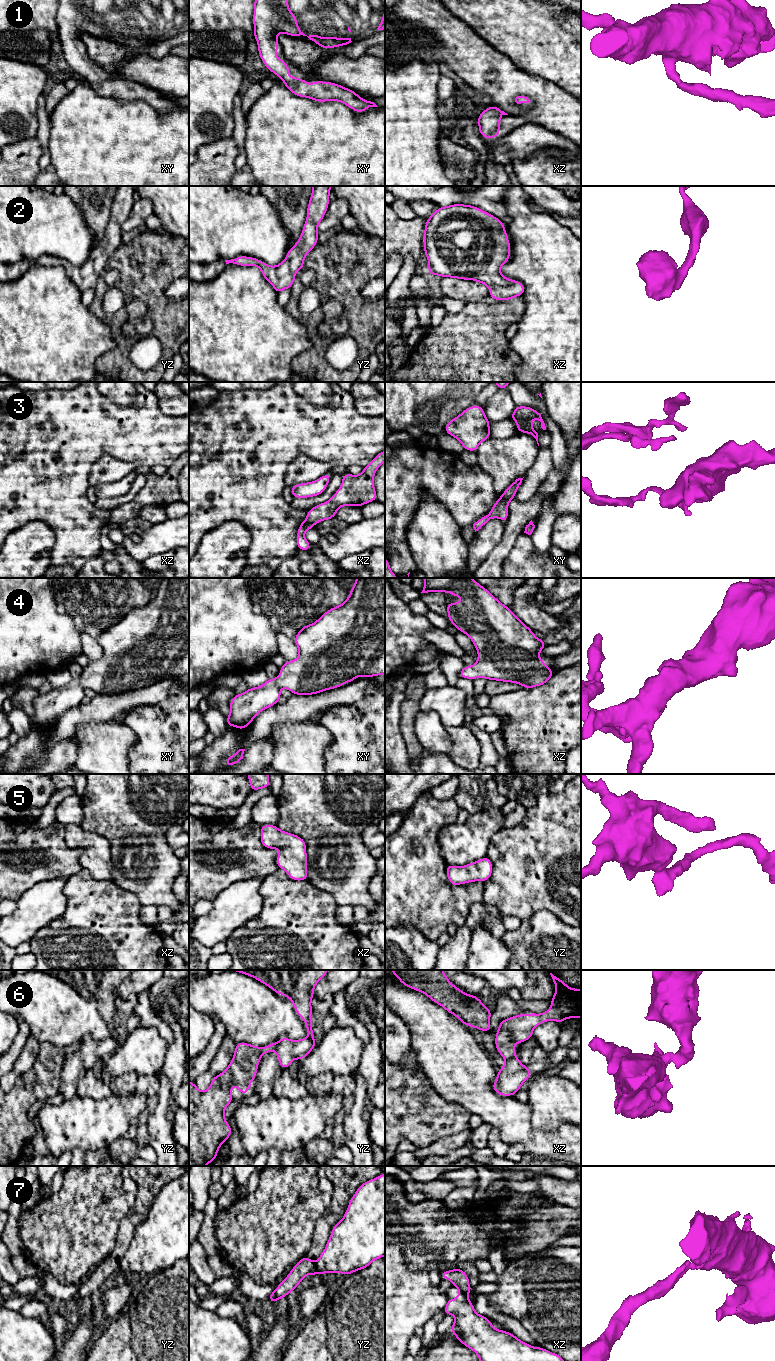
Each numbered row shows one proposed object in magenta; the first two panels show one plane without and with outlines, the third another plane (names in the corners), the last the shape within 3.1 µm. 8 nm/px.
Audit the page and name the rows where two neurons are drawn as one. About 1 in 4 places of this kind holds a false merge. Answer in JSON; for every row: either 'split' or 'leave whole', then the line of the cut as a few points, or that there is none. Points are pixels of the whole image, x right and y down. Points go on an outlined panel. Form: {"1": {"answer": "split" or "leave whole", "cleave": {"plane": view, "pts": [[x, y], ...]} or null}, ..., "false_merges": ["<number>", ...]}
{"1": {"answer": "leave whole", "cleave": null}, "2": {"answer": "leave whole", "cleave": null}, "3": {"answer": "split", "cleave": {"plane": "xz", "pts": [[304, 520], [313, 525]]}}, "4": {"answer": "leave whole", "cleave": null}, "5": {"answer": "leave whole", "cleave": null}, "6": {"answer": "split", "cleave": {"plane": "xz", "pts": [[514, 1056], [506, 1060]]}}, "7": {"answer": "leave whole", "cleave": null}, "false_merges": ["3", "6"]}

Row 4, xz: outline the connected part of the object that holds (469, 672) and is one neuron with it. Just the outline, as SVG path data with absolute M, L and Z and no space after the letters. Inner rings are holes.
M423 578L421 593L448 591L452 596L462 596L460 603L446 603L448 619L454 627L466 634L473 642L478 660L472 666L465 666L459 672L459 678L475 680L477 677L487 680L512 682L526 689L541 686L554 676L555 672L544 664L538 654L547 642L538 639L512 610L503 605L486 588L471 578Z

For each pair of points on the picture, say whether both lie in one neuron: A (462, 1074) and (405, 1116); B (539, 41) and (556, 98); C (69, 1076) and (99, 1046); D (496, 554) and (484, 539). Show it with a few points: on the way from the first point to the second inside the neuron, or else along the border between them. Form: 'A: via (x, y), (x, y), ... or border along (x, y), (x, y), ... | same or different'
A: border along (423, 1072), (440, 1095), (457, 1103) | different
B: border along (529, 72), (556, 83), (570, 93) | different
C: via (76, 1069), (92, 1053) | same
D: border along (504, 528), (500, 542), (478, 567) | different

